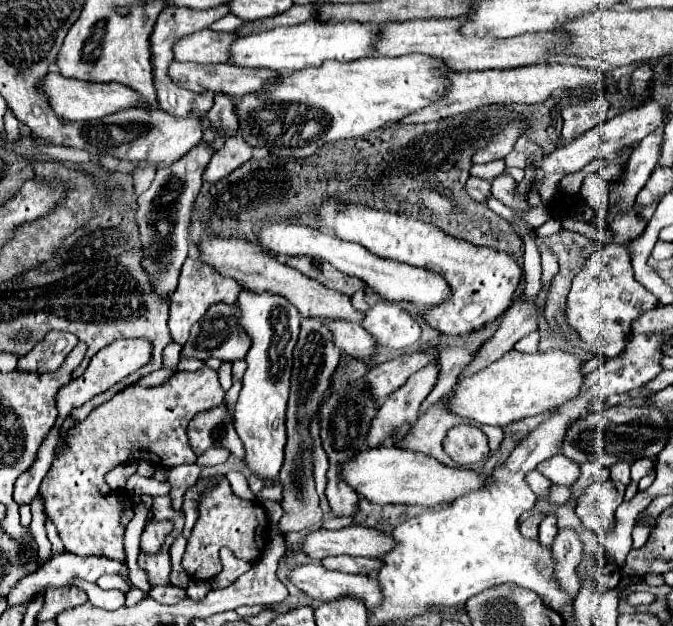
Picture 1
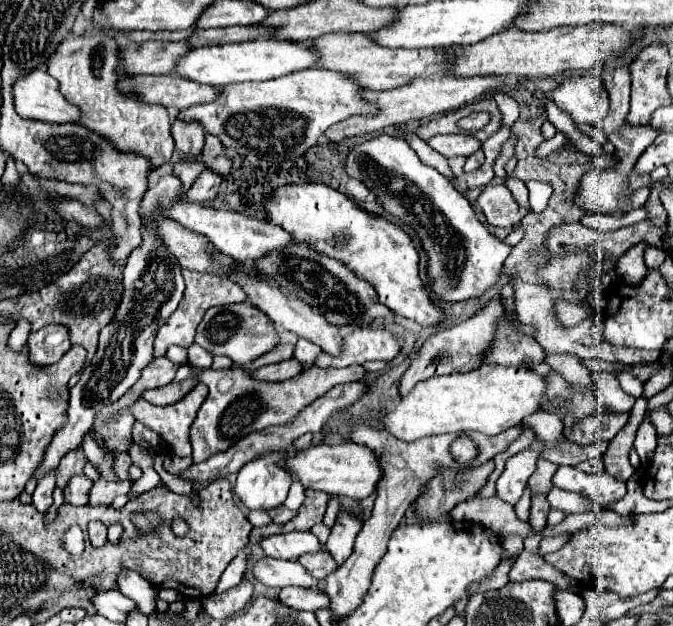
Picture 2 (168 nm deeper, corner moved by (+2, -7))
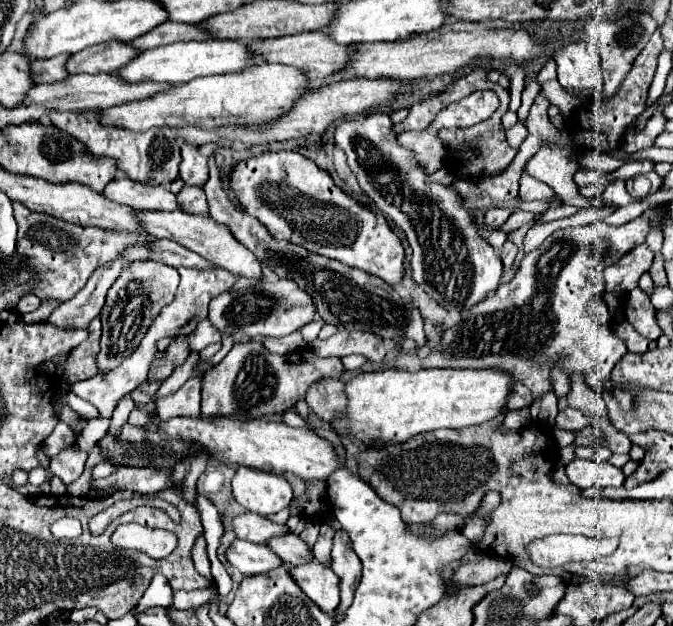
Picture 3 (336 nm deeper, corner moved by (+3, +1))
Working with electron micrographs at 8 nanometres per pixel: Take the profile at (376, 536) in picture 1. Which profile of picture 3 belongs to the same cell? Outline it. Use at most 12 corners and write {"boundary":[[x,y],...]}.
{"boundary":[[259,514],[233,518],[237,538],[255,544],[289,532]]}

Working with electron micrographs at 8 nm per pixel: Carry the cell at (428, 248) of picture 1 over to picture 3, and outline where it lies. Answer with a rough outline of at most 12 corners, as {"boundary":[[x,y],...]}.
{"boundary":[[297,152],[233,168],[243,210],[389,286],[405,248]]}

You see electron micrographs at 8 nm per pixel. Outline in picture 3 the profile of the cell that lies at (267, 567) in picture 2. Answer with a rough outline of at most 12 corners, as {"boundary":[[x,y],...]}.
{"boundary":[[235,540],[227,560],[245,576],[279,568],[269,546]]}

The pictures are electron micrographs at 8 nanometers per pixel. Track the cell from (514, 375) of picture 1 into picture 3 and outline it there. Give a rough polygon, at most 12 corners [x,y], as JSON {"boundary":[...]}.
{"boundary":[[483,370],[367,372],[331,426],[407,442],[507,410],[513,376]]}

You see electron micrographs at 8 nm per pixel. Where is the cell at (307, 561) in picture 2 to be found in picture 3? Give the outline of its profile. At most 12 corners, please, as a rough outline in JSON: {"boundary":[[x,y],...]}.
{"boundary":[[297,534],[279,536],[267,546],[291,566],[313,562]]}

